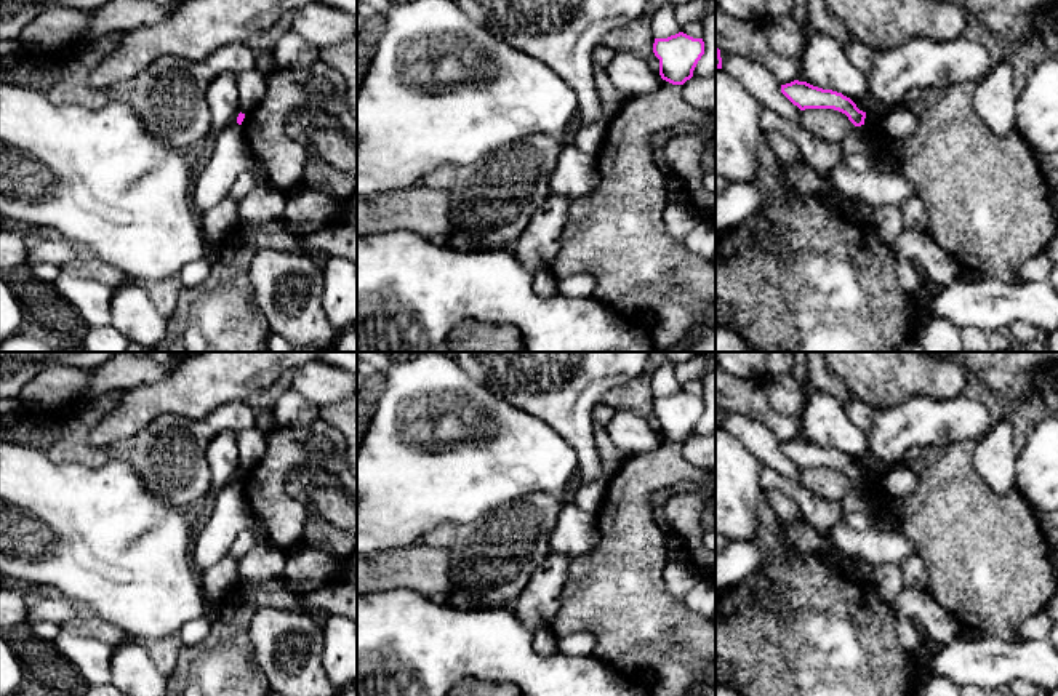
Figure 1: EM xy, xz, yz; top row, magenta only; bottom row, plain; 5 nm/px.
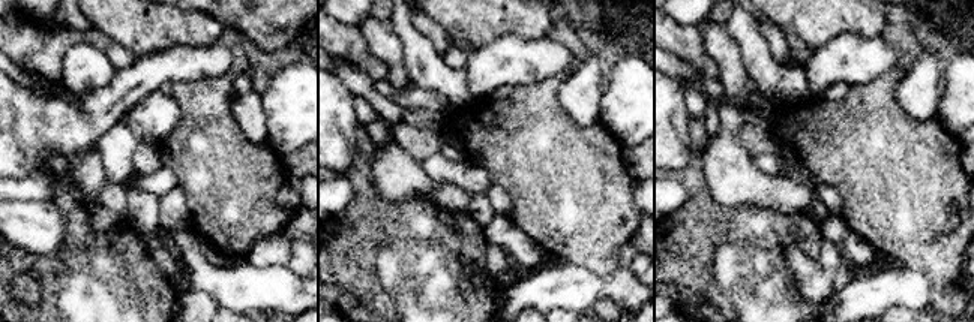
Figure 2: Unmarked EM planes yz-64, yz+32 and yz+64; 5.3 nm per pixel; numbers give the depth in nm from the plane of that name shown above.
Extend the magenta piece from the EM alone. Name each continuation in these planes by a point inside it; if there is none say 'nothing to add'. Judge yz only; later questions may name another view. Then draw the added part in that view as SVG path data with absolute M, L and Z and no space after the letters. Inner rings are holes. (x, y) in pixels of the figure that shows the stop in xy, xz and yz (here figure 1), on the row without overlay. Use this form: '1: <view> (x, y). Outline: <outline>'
nothing to add

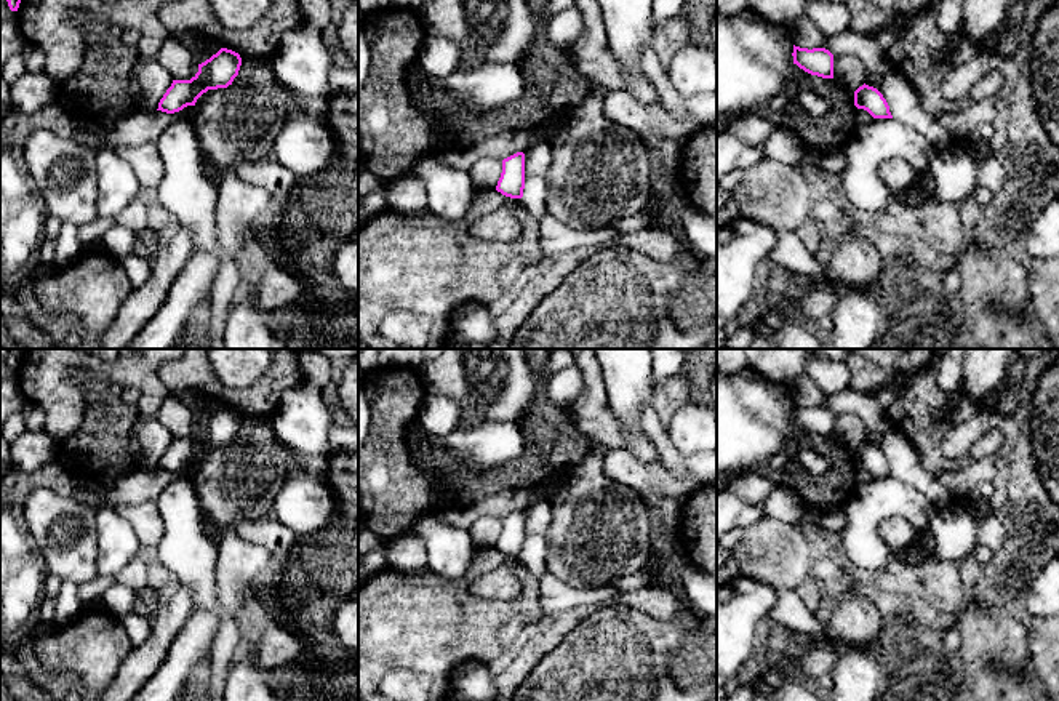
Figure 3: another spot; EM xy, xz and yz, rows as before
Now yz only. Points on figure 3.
nothing to add

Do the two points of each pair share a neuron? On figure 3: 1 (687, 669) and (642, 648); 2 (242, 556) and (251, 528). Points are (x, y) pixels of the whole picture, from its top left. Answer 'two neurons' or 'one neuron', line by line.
1: two neurons
2: two neurons

